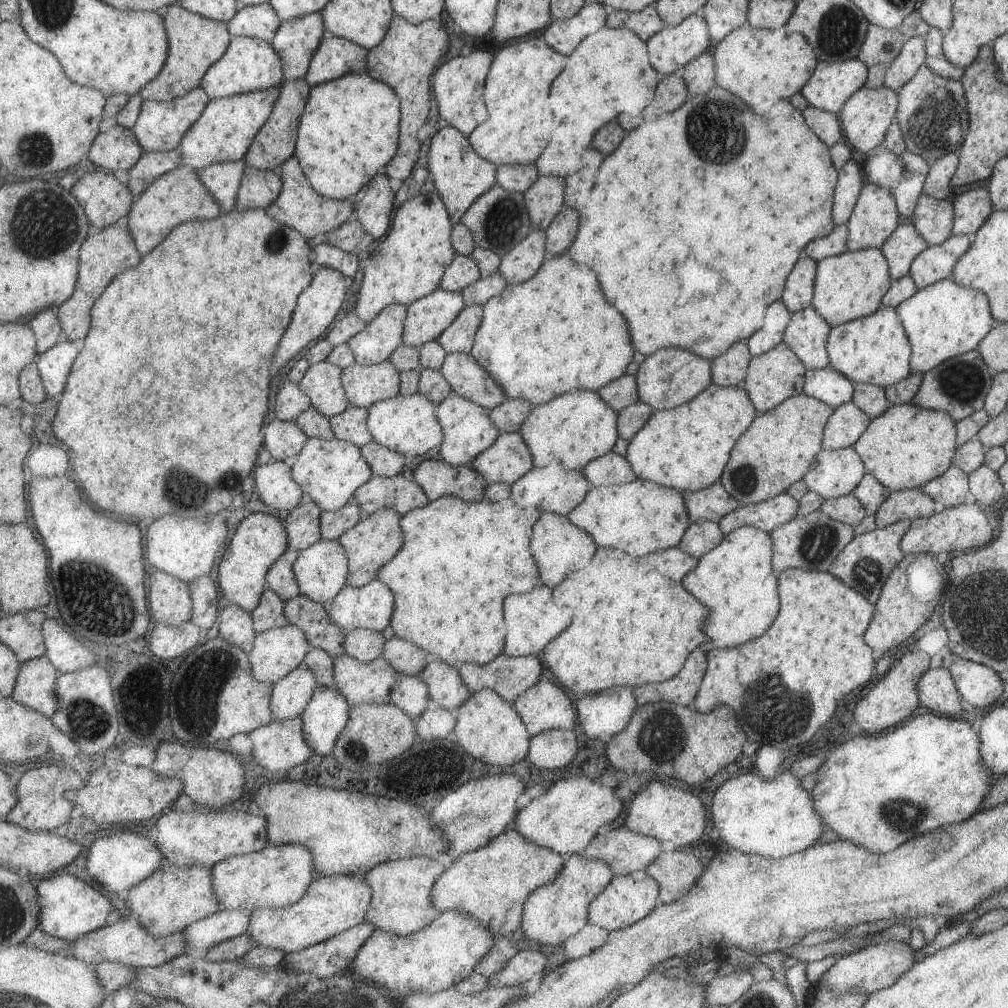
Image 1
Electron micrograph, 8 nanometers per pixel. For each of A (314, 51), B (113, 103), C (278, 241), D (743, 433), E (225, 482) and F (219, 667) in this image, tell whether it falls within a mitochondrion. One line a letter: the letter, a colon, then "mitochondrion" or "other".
A: other
B: other
C: mitochondrion
D: other
E: mitochondrion
F: mitochondrion

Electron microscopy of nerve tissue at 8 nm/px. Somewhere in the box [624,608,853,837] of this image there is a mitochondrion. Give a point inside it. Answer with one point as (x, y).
(776, 708)

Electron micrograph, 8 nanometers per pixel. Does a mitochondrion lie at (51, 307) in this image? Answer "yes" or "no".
no

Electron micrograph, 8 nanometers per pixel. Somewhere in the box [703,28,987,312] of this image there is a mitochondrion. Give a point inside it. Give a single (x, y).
(958, 127)

